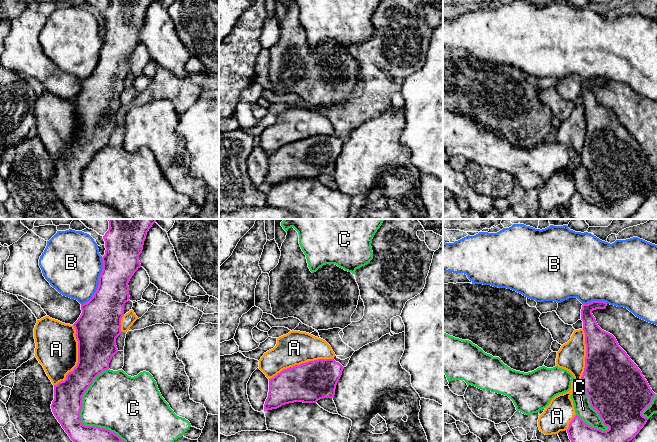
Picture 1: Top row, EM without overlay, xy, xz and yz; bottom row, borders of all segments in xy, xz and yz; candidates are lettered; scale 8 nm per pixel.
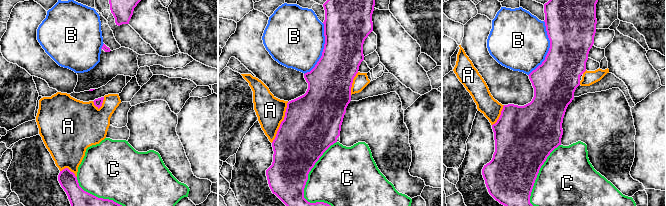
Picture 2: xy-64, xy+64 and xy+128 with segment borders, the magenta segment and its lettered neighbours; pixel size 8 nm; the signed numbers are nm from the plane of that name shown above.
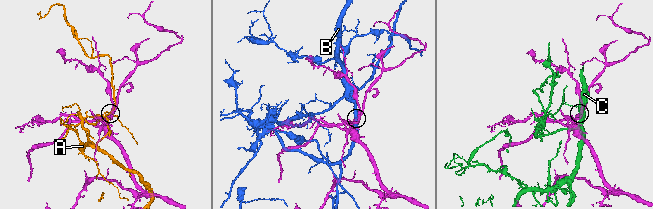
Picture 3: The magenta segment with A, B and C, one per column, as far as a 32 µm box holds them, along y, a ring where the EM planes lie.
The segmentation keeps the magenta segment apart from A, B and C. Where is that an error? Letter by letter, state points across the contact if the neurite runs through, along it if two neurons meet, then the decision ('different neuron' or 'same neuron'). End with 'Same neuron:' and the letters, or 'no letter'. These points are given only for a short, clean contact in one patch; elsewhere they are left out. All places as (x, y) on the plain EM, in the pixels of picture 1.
A: different neuron
B: different neuron
C: different neuron
Same neuron: no letter

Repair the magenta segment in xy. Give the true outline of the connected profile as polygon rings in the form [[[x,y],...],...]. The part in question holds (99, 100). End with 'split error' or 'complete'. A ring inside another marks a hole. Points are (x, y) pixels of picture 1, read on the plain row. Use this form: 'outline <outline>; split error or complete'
outline [[[109,0],[103,12],[105,31],[102,33],[103,45],[99,61],[92,74],[81,81],[82,89],[73,100],[78,117],[77,142],[66,151],[64,157],[54,161],[54,176],[51,185],[74,219],[125,219],[117,210],[108,205],[85,202],[81,198],[82,172],[94,155],[109,145],[112,133],[118,128],[116,114],[122,109],[121,95],[124,81],[130,77],[128,59],[134,49],[141,43],[139,31],[142,29],[147,8],[153,0]]]; complete

